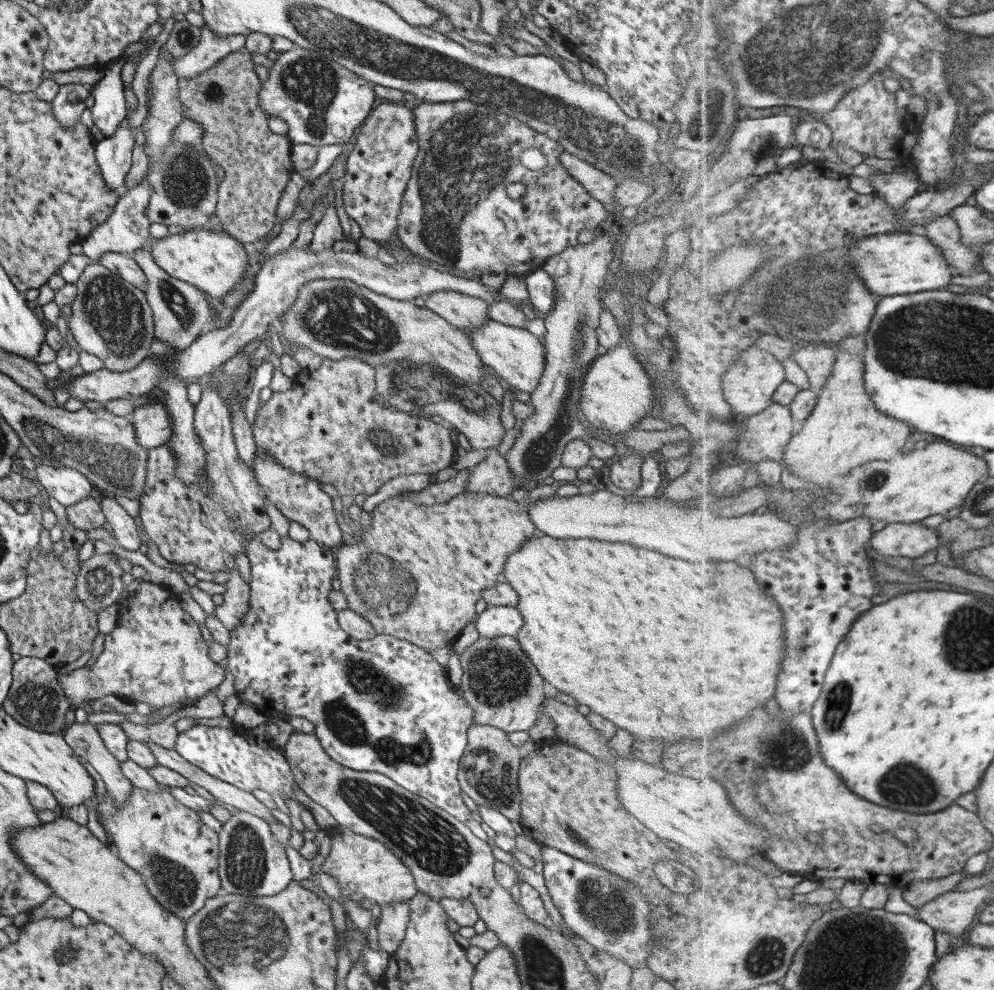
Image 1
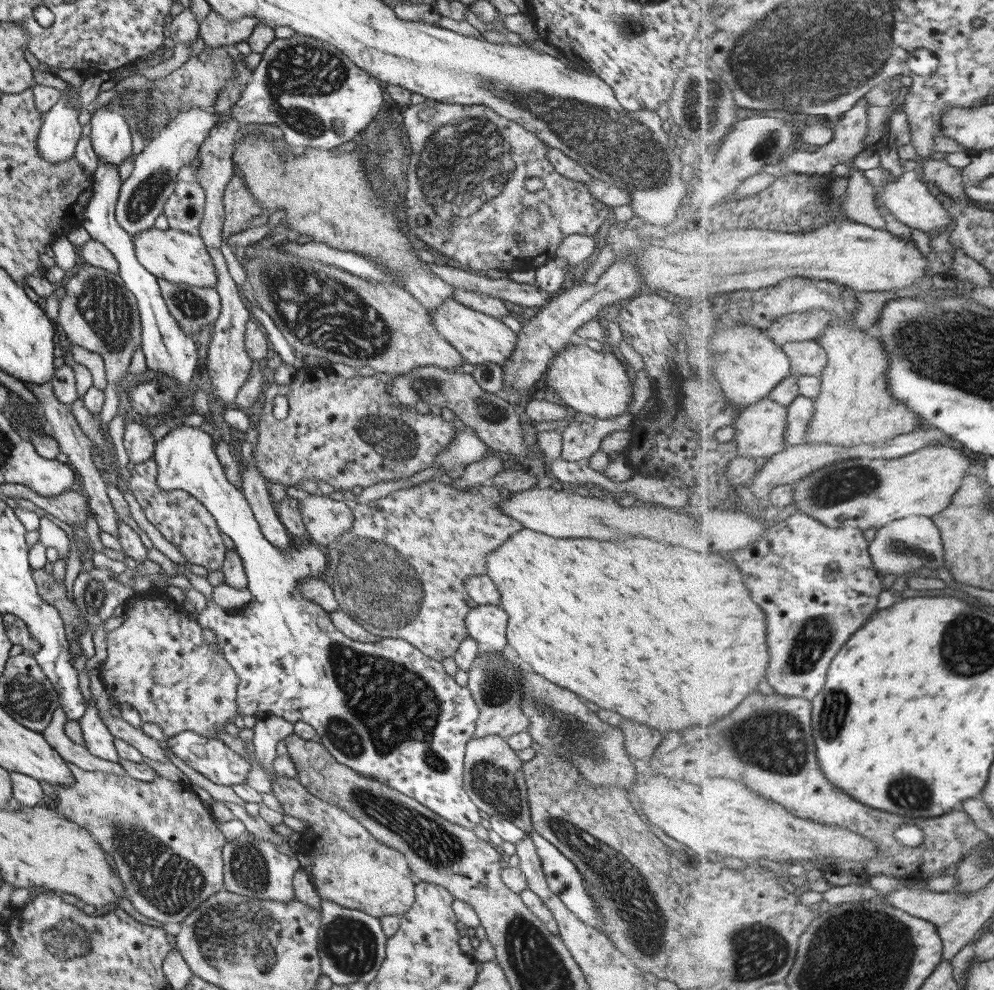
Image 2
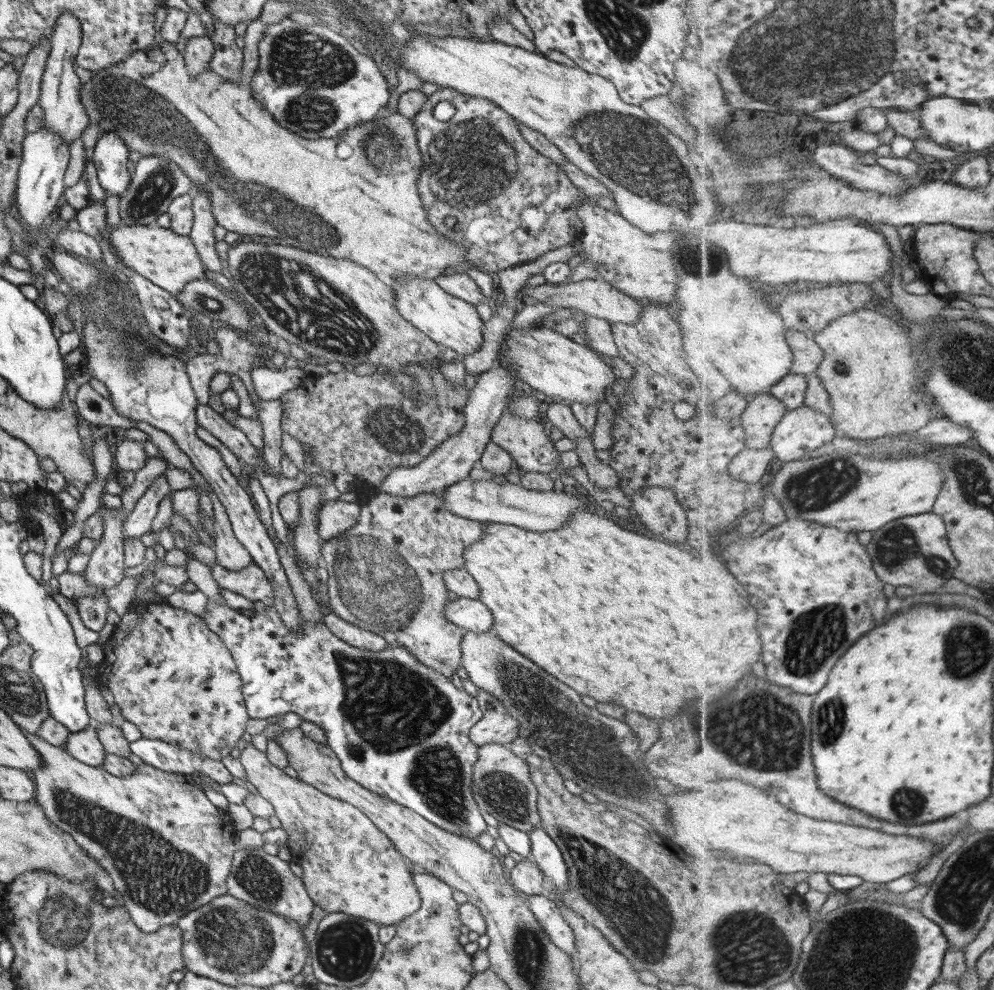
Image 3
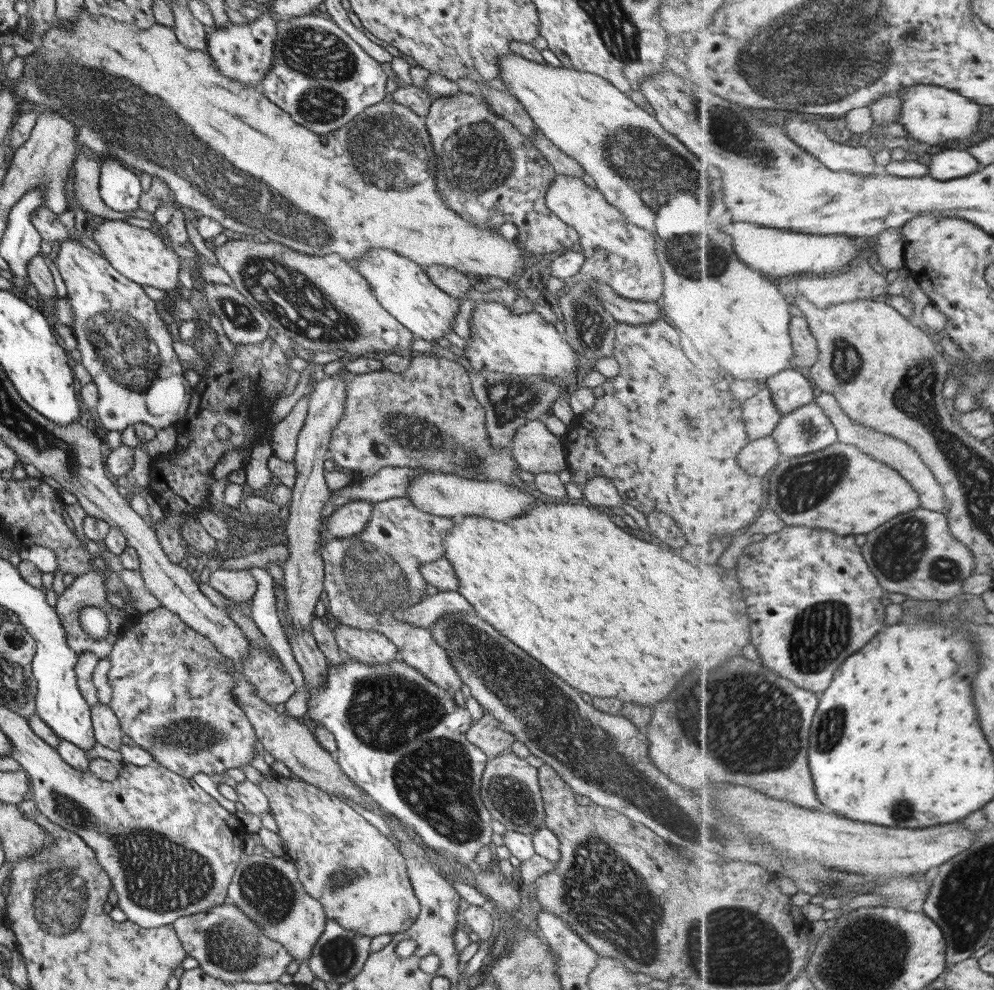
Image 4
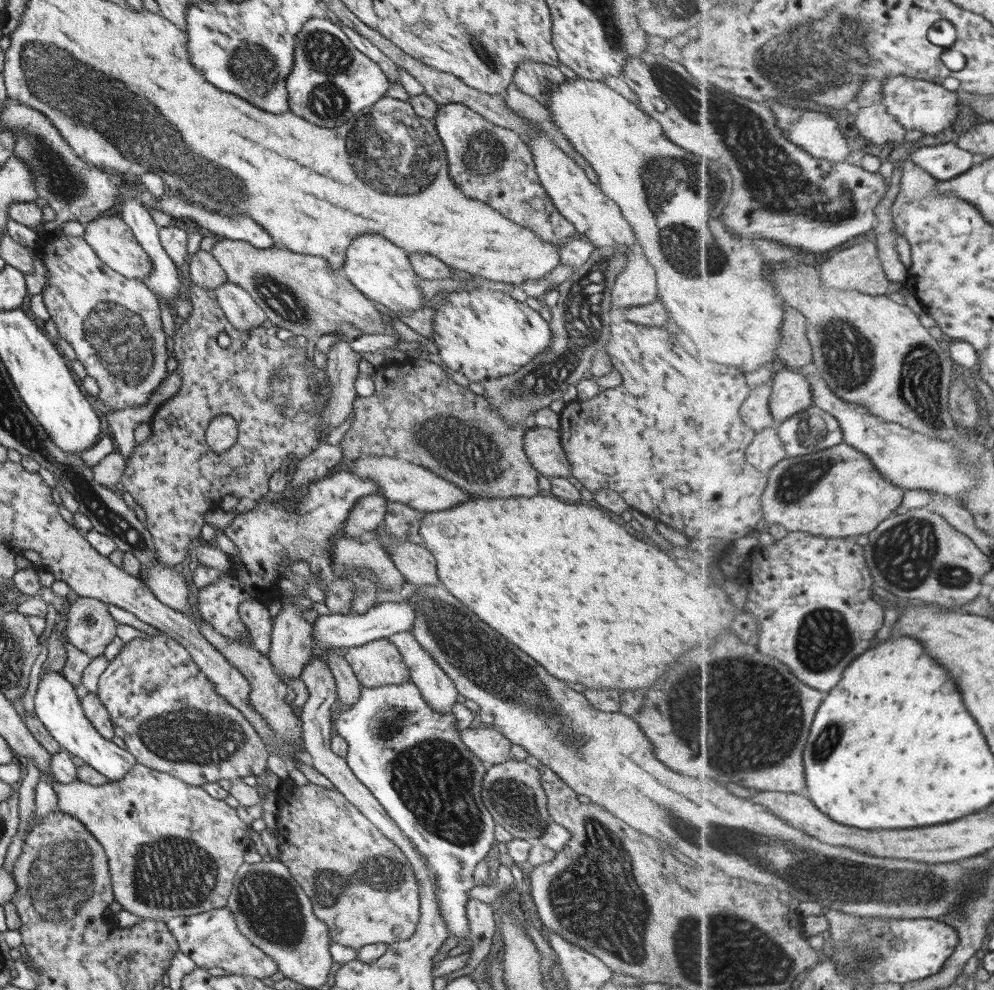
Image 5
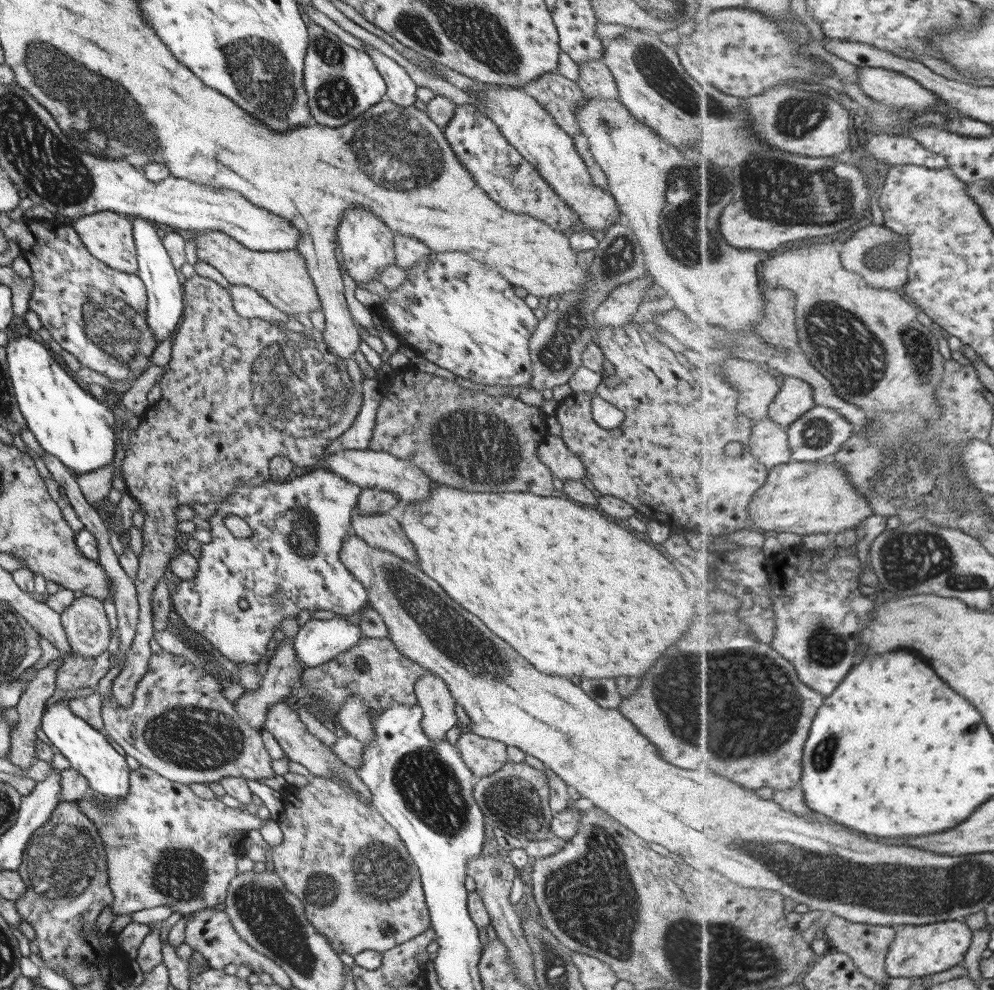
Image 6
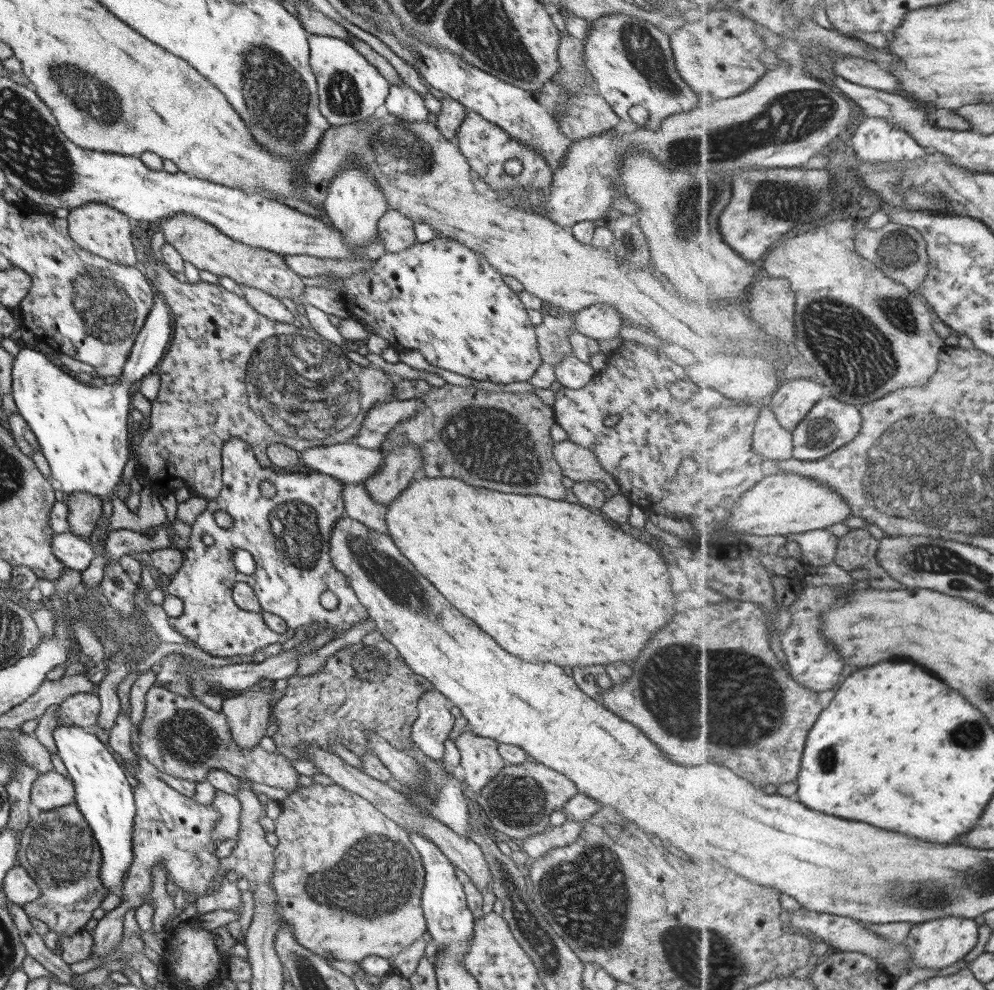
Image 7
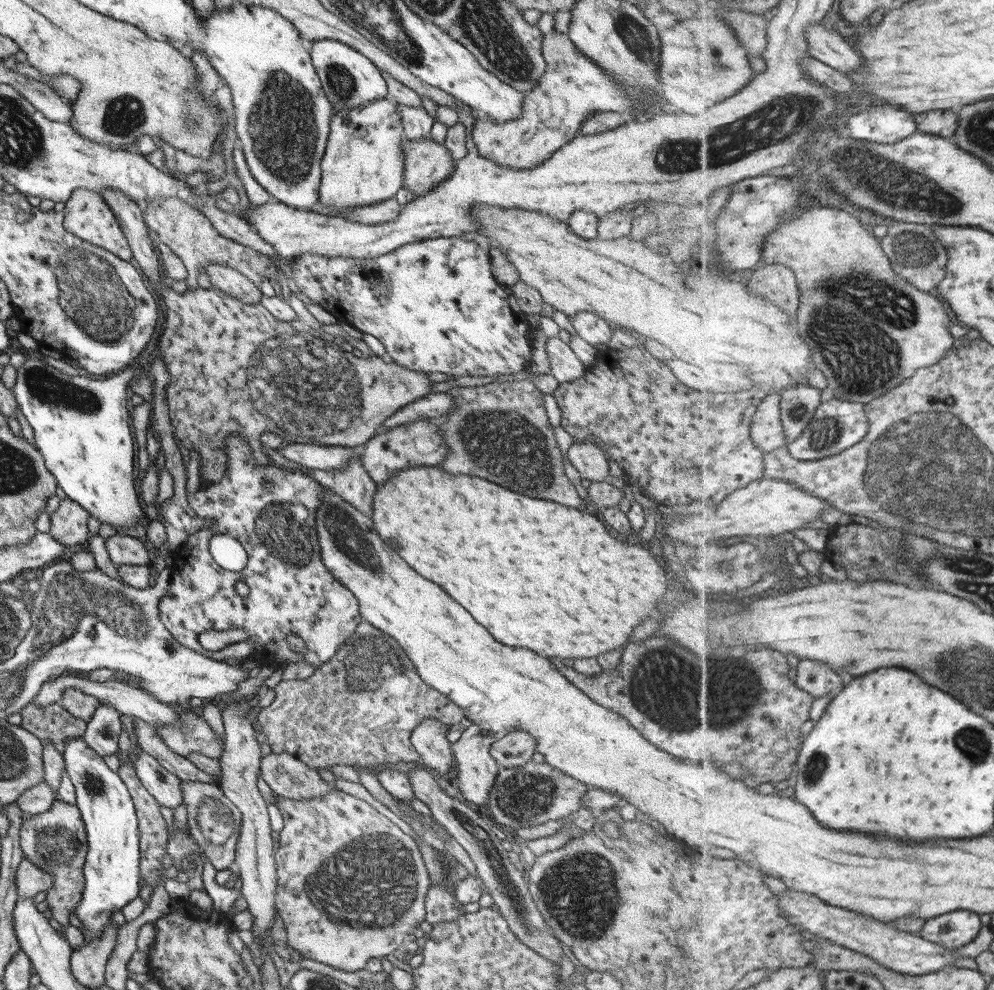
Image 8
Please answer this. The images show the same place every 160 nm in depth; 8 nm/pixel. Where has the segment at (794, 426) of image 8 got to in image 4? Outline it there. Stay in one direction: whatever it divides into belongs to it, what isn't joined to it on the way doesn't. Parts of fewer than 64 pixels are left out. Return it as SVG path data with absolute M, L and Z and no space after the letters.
M792 367L771 377L764 385L769 388L782 415L813 403L816 397L811 382Z

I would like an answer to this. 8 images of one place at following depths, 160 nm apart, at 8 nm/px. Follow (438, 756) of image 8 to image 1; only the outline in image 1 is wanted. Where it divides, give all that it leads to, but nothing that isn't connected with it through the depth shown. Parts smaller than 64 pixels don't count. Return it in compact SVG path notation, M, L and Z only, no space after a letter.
M461 492L447 502L423 506L416 502L411 502L406 498L406 493L399 493L379 503L370 513L372 521L369 528L362 532L360 540L344 540L338 546L332 548L335 559L336 578L340 582L341 594L347 600L347 609L359 613L366 618L374 628L374 631L394 636L399 640L406 640L424 651L430 653L435 648L451 646L459 636L462 628L477 615L475 613L475 603L481 599L481 592L500 581L499 575L502 572L507 555L515 552L528 538L536 534L534 524L531 522L527 512L527 502L525 500L515 501L511 495L491 496L482 492Z

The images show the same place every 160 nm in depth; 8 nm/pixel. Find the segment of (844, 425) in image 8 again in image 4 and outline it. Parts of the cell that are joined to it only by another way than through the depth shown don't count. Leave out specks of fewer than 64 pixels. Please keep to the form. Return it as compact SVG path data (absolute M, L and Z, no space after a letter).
M815 402L782 415L772 435L785 460L811 455L840 442L830 416Z

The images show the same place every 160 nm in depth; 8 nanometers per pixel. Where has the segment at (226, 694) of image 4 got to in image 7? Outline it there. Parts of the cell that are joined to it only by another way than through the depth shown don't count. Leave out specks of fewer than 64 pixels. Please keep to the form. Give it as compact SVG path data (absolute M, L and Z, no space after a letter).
M149 688L144 695L141 723L131 731L131 750L157 770L193 781L203 781L206 774L218 768L233 776L257 784L283 788L287 794L297 791L297 775L290 759L279 752L267 752L259 745L240 749L232 739L226 716L203 705L194 695L181 696L163 688Z

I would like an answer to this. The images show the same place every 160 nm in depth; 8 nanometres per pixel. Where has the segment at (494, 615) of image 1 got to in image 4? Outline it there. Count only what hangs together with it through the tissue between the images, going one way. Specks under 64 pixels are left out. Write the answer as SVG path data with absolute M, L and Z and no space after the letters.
M438 591L434 596L422 598L411 608L395 609L391 612L391 619L429 628L438 618L443 618L444 614L472 611L473 608L457 591Z

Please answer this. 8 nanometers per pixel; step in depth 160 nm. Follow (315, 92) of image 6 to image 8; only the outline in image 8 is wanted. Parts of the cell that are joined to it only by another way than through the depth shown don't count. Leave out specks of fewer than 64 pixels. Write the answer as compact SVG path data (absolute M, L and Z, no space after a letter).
M314 40L309 43L309 56L312 67L320 80L322 91L333 112L364 106L368 102L387 96L385 80L380 70L354 48L349 48L346 44L341 44L336 40Z

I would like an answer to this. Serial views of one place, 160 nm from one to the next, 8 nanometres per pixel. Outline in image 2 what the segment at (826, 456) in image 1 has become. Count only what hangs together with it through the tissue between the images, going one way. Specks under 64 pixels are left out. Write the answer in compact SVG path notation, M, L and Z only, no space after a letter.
M854 322L833 323L817 342L828 353L828 365L820 376L822 390L815 401L814 419L806 436L808 444L825 443L845 448L872 446L920 427L919 415L891 393L886 375L890 367L889 355L873 330L865 334Z

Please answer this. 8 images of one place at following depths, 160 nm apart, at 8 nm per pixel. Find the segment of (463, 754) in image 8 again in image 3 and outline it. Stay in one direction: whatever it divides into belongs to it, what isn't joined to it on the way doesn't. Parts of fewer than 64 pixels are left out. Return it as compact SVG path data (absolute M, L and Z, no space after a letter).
M477 689L476 701L482 712L481 718L469 729L469 740L476 746L483 744L497 743L500 745L509 745L509 743L518 736L518 722L506 710L505 707L491 693Z

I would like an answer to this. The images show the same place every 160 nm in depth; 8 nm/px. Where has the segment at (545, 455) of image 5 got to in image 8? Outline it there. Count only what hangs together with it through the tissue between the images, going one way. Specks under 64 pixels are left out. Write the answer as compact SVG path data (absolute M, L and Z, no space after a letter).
M572 442L565 450L565 458L579 472L580 478L589 481L608 479L609 464L605 454L593 442Z

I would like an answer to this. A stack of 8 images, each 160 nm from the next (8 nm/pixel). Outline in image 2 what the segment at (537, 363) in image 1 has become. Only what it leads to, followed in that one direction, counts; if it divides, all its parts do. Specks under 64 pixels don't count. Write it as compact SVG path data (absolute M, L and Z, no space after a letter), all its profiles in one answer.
M446 298L433 311L427 310L427 320L433 324L437 334L451 344L455 351L470 365L491 362L499 367L511 357L515 349L515 332L512 332L496 315L489 317L459 304L453 298Z

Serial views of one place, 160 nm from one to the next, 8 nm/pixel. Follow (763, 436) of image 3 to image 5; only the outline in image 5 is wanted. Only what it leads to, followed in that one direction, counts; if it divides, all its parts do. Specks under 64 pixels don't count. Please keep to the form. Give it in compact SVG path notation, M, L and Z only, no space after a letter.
M771 383L760 385L750 391L746 402L742 404L742 419L757 433L776 426L777 421L770 409L770 400L773 393Z

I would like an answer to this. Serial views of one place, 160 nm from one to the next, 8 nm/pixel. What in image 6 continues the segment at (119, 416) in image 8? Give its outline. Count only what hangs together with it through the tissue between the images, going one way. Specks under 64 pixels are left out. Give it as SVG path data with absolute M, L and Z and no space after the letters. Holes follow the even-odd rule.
M132 217L132 239L136 248L136 275L142 280L146 290L145 326L151 332L155 346L174 333L182 314L182 278L173 268L170 258L162 245L162 240L155 233L156 226L148 220ZM7 329L5 353L13 396L19 412L39 446L52 455L76 476L111 464L117 450L115 434L119 431L115 421L115 399L108 403L86 394L55 362L52 352L26 335L15 335Z

